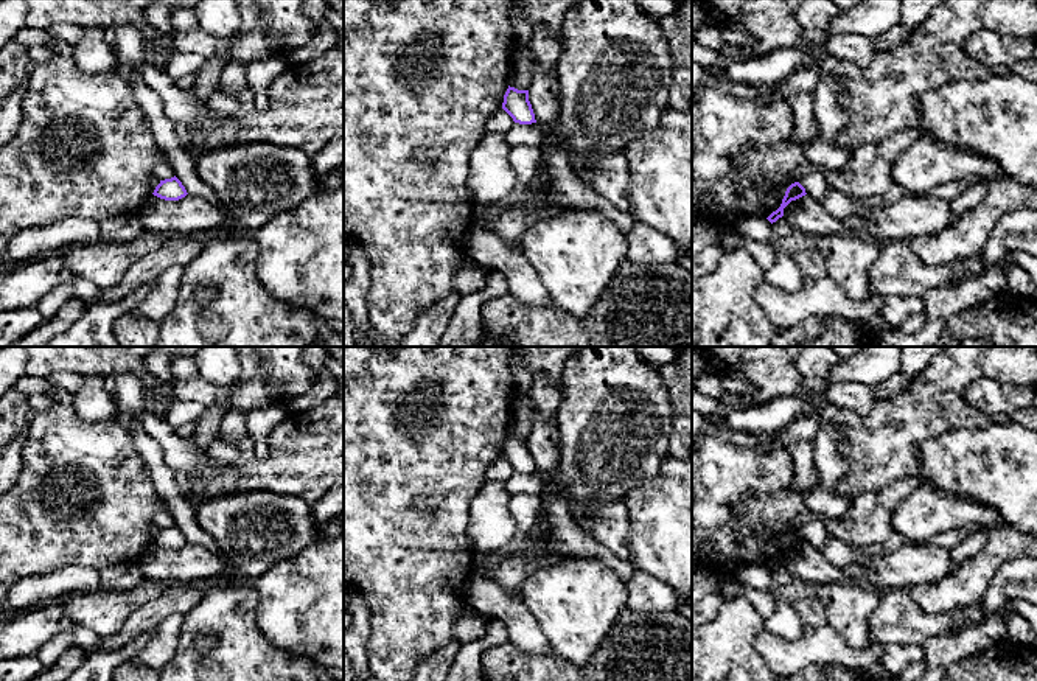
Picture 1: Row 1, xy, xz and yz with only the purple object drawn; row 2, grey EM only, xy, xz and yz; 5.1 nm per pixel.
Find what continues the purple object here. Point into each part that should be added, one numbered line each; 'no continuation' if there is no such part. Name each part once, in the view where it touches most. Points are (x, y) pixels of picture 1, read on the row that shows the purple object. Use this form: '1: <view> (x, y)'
no continuation

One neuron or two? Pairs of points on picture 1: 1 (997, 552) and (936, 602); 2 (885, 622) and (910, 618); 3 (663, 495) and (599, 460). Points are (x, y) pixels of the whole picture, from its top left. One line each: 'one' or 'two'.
1: one
2: one
3: two

